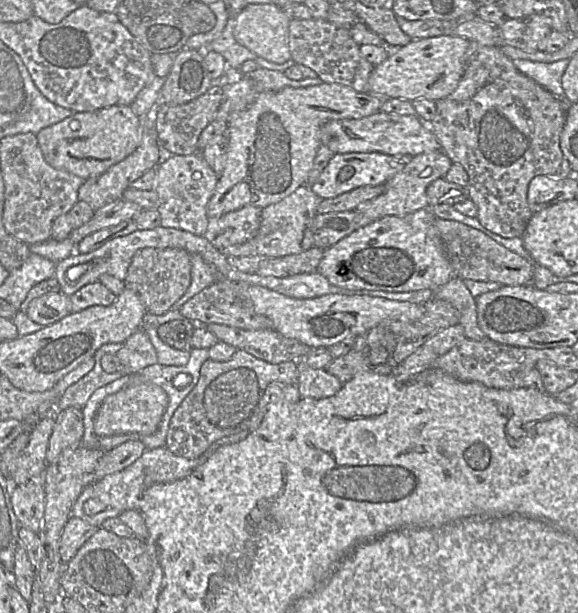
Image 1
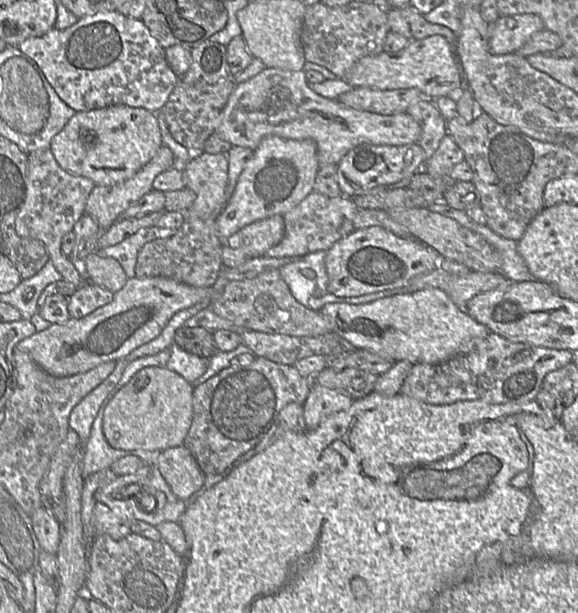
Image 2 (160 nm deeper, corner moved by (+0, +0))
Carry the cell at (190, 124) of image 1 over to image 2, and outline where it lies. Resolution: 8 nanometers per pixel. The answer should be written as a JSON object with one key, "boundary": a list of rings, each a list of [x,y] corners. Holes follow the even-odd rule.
{"boundary":[[[231,76],[215,84],[185,84],[179,81],[161,109],[173,139],[188,149],[203,150],[235,86]]]}

